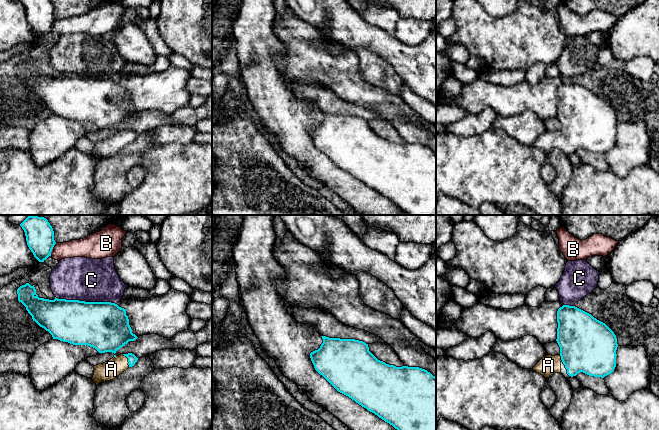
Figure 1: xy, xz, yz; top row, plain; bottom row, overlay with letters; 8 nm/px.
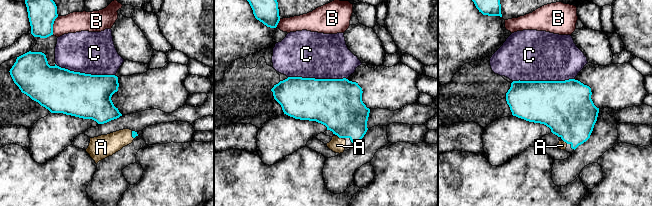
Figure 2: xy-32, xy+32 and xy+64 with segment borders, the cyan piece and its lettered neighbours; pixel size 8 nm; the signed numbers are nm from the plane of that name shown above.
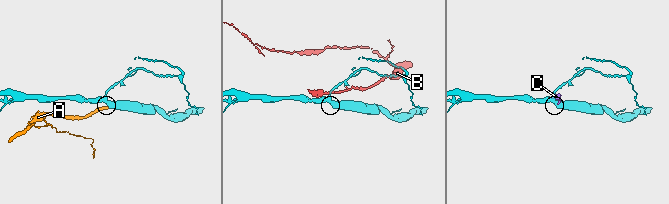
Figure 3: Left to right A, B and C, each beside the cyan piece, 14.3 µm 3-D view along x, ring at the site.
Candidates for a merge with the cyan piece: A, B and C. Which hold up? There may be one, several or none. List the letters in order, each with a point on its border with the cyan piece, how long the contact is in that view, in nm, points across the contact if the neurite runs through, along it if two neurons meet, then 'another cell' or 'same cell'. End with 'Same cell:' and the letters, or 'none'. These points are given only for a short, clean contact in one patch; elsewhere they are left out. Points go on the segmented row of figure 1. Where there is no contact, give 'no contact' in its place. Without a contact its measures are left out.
A: xy (128, 360) | 120 nm | across xy (132, 359), (128, 360), (111, 369) | same cell
B: xy (52, 248) | 120 nm | along xy (56, 243), (50, 255) | another cell
C: xy (86, 302) | 500 nm | another cell
Same cell: A

